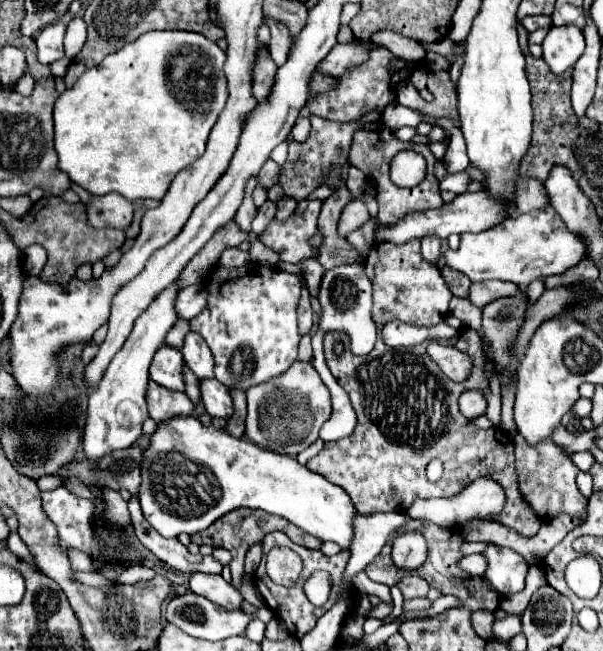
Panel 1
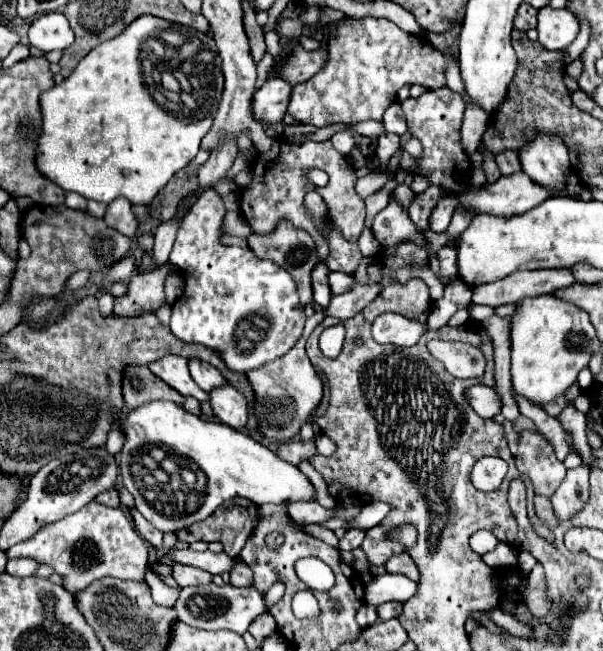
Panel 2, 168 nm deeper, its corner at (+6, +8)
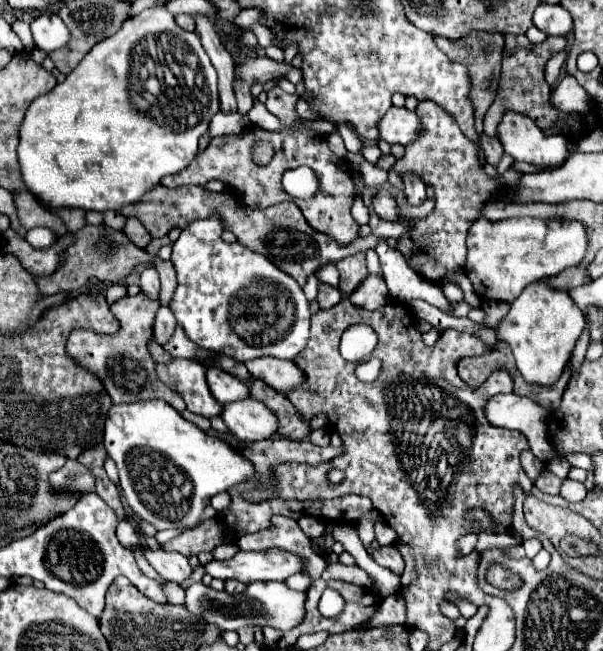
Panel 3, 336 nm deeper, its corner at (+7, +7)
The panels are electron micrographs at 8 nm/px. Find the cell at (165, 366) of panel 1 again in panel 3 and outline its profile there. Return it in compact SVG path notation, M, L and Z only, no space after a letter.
M174 359L170 365L156 365L156 373L160 381L182 395L192 413L204 417L220 415L222 405L210 397L210 389L206 385L206 367L202 363Z

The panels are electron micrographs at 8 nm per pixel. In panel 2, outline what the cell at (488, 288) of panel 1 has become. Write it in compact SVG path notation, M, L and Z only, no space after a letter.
M525 270L493 284L473 288L473 302L497 308L503 304L517 304L529 296L551 294L571 284L575 284L575 276L571 276L569 270Z

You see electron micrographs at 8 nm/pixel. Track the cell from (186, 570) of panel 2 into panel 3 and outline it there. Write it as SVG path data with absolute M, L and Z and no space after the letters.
M146 549L146 559L160 573L160 577L166 581L184 583L192 575L188 557L184 557L182 553L174 553L174 551L168 553L164 549L156 549L156 551Z

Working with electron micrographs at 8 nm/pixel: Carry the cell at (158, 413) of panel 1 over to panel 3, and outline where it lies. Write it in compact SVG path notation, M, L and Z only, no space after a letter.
M142 291L134 297L124 297L110 305L112 315L120 321L118 333L100 335L94 331L76 329L70 335L66 349L68 349L68 353L72 353L72 357L80 365L86 365L86 369L94 369L94 373L98 373L98 377L106 385L106 391L110 393L114 403L132 403L132 401L140 401L140 399L162 399L168 405L172 405L176 411L182 413L186 409L182 397L158 379L158 375L154 371L156 363L152 361L152 357L146 349L146 343L152 337L154 317L156 317L158 309L160 309L160 301L146 297L146 293L142 293Z

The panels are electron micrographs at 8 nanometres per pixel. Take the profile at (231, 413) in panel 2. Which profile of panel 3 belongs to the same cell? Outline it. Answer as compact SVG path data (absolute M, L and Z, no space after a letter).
M252 397L226 403L220 417L228 431L240 441L262 441L278 429L276 415Z

